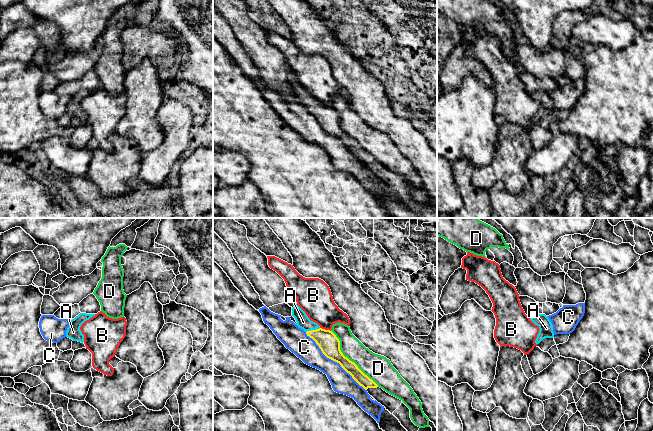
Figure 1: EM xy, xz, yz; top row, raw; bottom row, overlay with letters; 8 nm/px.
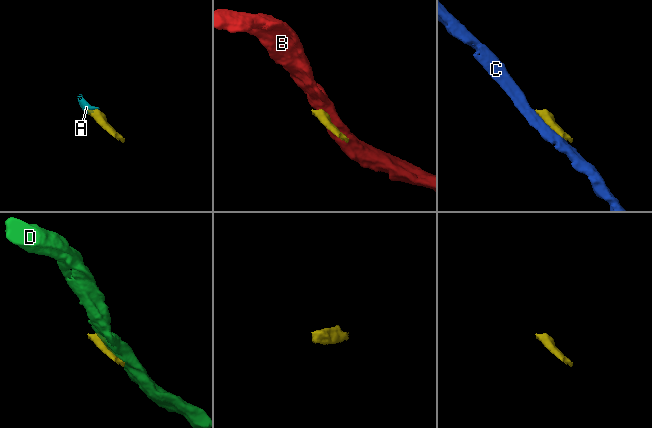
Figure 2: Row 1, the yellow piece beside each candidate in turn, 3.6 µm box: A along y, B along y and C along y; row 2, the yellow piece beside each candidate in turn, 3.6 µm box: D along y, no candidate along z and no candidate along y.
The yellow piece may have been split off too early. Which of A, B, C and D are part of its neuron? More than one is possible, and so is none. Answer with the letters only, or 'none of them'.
A

